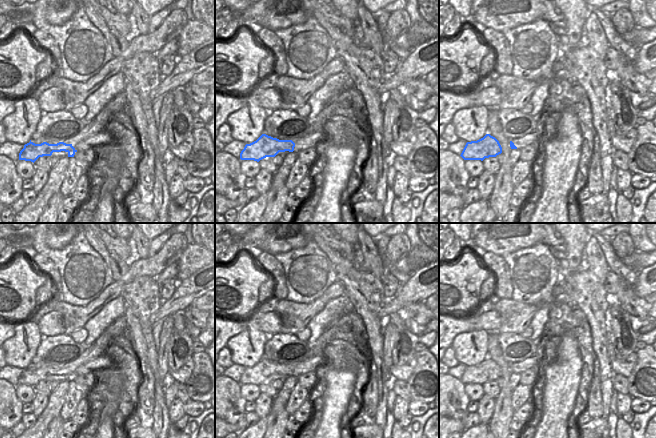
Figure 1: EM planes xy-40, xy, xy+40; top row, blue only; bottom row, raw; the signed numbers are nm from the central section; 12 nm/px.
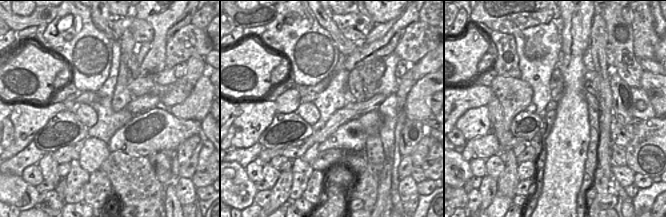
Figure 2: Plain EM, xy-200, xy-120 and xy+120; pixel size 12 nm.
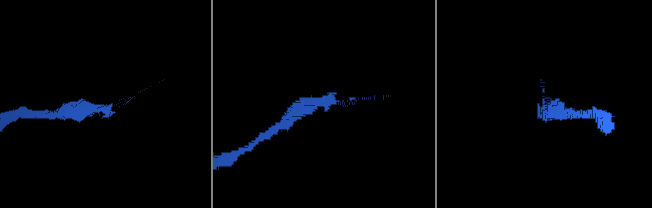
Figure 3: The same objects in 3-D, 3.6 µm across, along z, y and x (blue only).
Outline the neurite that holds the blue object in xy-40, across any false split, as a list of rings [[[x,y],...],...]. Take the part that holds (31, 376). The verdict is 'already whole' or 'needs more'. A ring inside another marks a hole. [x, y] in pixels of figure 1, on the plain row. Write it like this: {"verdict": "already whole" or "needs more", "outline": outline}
{"verdict": "needs more", "outline": [[[102,333],[98,342],[94,342],[93,346],[95,350],[92,354],[83,352],[75,361],[59,366],[57,368],[49,368],[43,366],[41,368],[35,368],[31,364],[24,369],[24,372],[19,377],[19,384],[35,386],[39,381],[51,380],[53,376],[65,375],[68,377],[68,381],[74,381],[77,374],[75,371],[83,364],[97,359],[99,356],[105,354],[108,343],[114,341],[115,337],[110,334]]]}

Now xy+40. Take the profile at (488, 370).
{"verdict": "already whole", "outline": [[[486,358],[477,365],[467,366],[460,380],[464,384],[483,385],[485,382],[496,381],[501,377],[502,371],[499,365],[490,358]]]}

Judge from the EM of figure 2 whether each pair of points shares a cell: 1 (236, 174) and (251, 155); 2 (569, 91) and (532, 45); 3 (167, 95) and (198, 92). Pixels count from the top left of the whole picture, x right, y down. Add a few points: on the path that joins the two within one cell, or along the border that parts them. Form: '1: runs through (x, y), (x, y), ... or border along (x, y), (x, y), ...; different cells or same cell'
1: border along (230, 161), (236, 161), (244, 168); different cells
2: border along (561, 39), (561, 50), (557, 62); different cells
3: border along (191, 90), (182, 101), (170, 106); different cells

